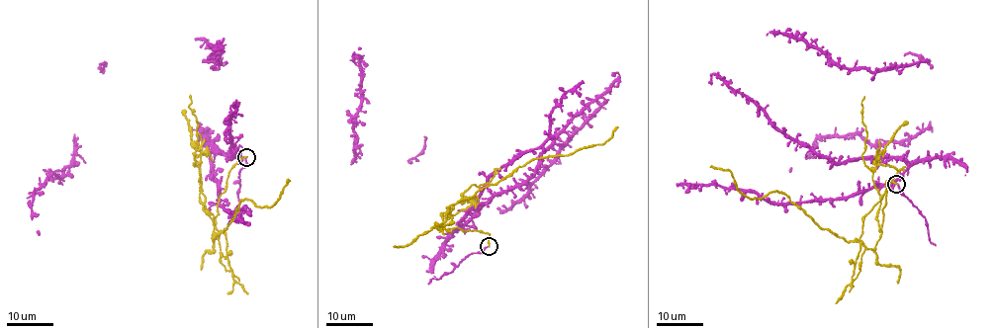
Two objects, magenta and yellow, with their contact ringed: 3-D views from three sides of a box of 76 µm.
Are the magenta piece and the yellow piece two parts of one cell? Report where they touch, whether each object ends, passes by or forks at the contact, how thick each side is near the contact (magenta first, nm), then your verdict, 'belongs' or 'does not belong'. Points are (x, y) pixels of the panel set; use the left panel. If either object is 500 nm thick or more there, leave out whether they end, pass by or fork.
(246, 157) | magenta ends | yellow ends | 170/190 nm | does not belong

